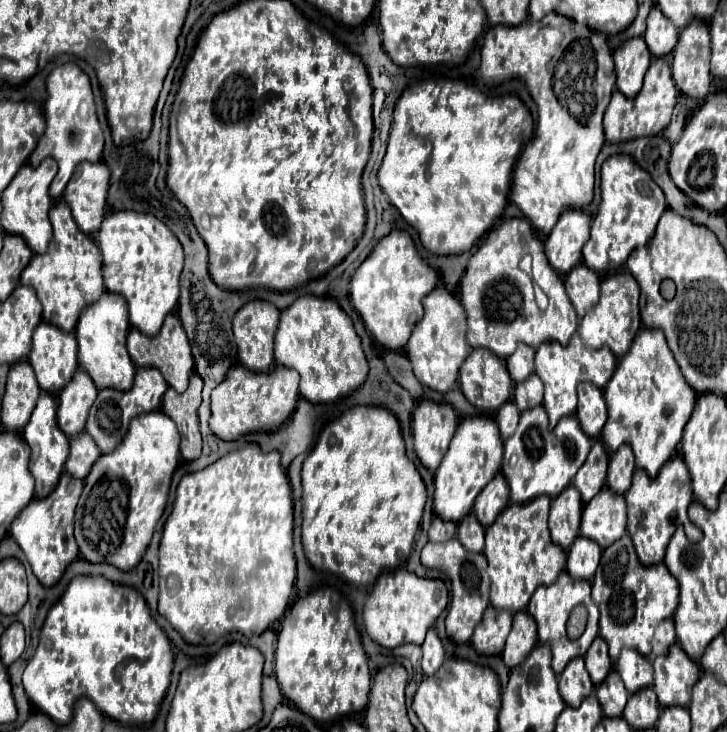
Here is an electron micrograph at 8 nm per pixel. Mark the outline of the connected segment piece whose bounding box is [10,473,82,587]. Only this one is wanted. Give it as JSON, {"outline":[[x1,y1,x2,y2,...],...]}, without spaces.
{"outline":[[62,473,60,483,46,499,34,499,16,519,10,527,10,535,24,551,36,579,44,587,52,587,62,577,64,569,78,559,78,545,74,539,74,509,78,503,78,497,82,493,82,481,74,481,74,477,66,477]]}

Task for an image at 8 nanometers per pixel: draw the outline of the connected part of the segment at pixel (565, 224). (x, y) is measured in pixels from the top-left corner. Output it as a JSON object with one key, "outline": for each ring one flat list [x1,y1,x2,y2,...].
{"outline":[[564,211,556,227,544,241,544,253,550,265,568,275,582,263,582,247,590,237,590,215,584,211]]}

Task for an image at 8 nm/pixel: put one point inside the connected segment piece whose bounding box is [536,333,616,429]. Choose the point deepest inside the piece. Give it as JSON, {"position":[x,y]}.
{"position":[562,369]}

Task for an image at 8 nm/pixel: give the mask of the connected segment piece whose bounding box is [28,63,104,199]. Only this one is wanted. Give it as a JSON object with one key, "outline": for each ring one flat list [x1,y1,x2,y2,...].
{"outline":[[66,63,56,67,48,79,46,79,46,99,42,103,42,113,46,119,46,131,40,137,34,153,30,155,30,165,38,165,44,157,54,157,58,163,58,175,50,183,50,197,58,199,66,187,66,183,72,177,72,171,78,163,90,161,98,163,102,157,102,147,104,147,104,137,102,129,96,117,96,107,94,107,94,97,90,89,90,79,88,75,76,65,76,63]]}

